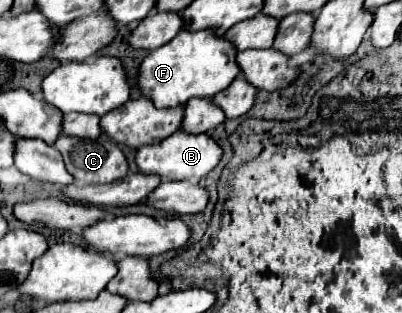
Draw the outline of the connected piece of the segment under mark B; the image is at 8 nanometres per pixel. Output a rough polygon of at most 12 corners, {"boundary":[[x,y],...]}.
{"boundary":[[177,131],[137,149],[139,173],[199,181],[221,147],[205,133]]}

